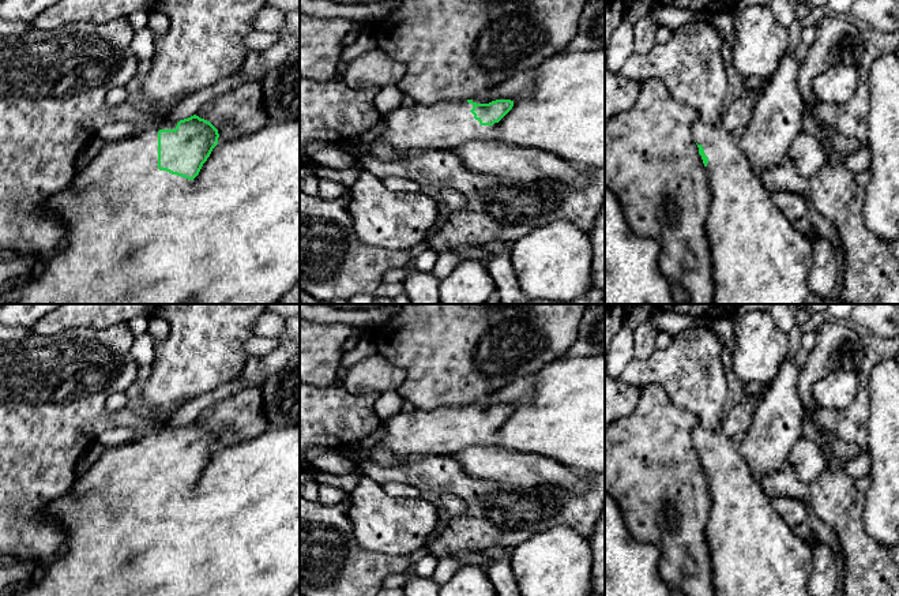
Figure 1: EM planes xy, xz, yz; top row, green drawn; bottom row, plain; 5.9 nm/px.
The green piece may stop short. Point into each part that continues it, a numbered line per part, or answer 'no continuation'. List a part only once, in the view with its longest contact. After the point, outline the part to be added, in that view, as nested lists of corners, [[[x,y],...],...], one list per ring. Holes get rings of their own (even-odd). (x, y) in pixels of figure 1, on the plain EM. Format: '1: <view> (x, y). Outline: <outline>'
1: xy (130, 532). Outline: [[[300,424],[268,428],[259,438],[218,449],[193,486],[158,475],[158,436],[176,431],[163,426],[129,443],[105,449],[101,458],[75,479],[71,490],[49,505],[48,514],[67,531],[65,552],[42,580],[12,596],[290,596],[300,586]]]

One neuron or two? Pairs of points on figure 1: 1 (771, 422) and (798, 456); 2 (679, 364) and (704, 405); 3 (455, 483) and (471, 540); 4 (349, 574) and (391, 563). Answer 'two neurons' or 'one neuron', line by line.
1: two neurons
2: one neuron
3: one neuron
4: one neuron

